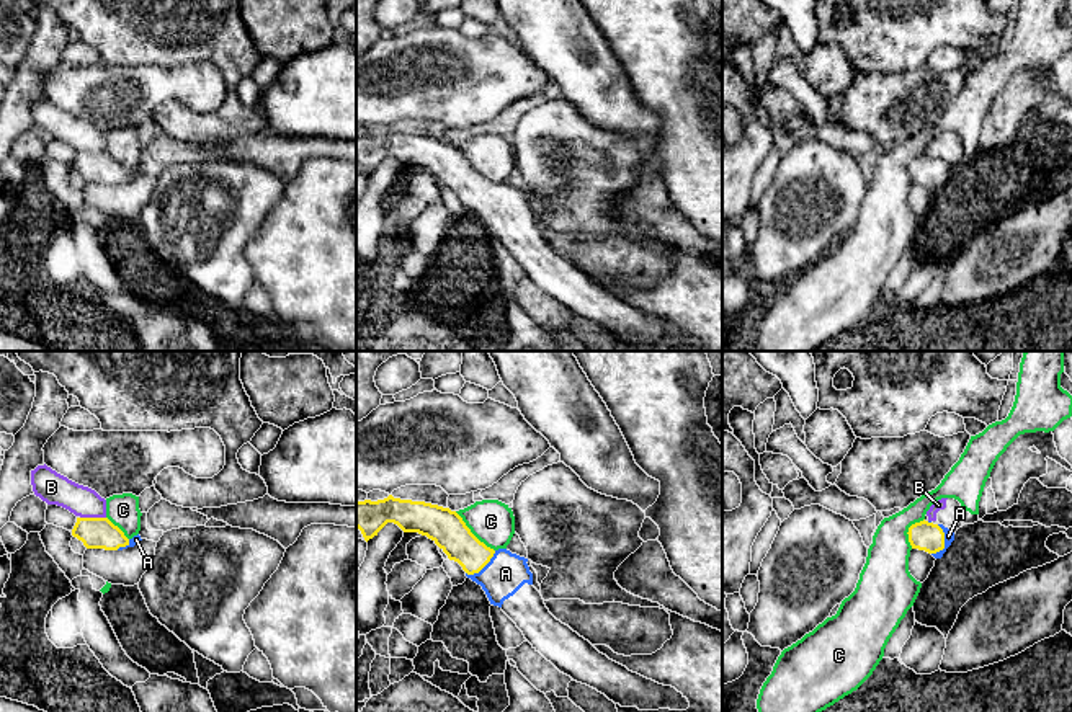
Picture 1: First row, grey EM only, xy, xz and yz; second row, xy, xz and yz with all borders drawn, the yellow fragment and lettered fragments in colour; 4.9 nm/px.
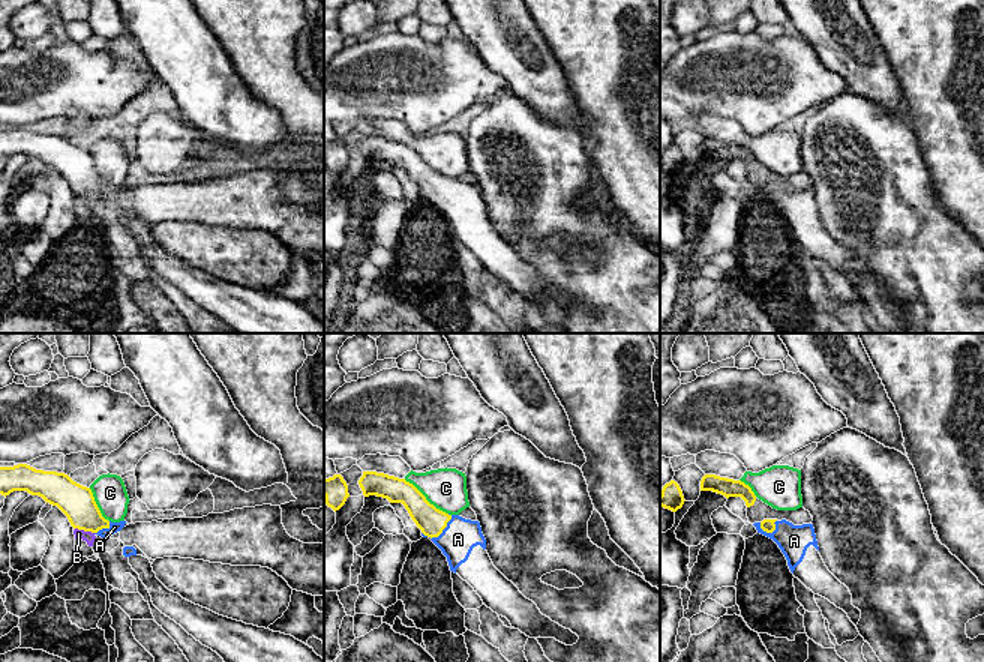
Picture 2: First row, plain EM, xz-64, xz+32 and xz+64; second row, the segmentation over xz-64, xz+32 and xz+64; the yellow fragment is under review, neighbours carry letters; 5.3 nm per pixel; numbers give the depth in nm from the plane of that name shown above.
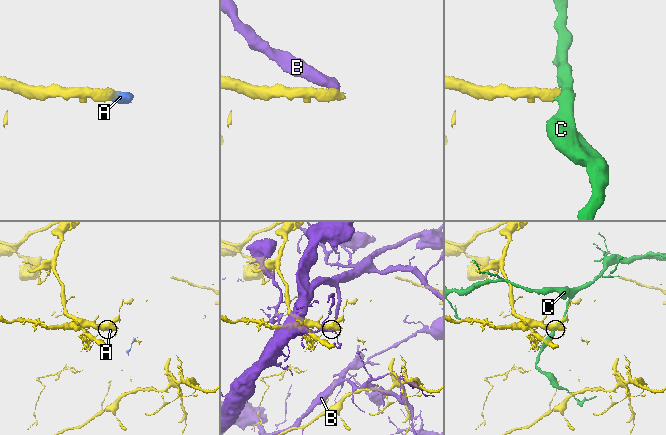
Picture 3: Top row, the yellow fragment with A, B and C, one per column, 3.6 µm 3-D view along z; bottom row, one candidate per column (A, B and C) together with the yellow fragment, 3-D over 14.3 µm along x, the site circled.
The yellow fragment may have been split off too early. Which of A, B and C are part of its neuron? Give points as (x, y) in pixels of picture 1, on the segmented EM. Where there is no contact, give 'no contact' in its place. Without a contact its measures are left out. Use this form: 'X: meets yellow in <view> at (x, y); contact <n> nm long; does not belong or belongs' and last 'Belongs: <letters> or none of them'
A: meets yellow in yz at (943, 542); contact 160 nm long; does not belong
B: meets yellow in xy at (93, 518); contact 130 nm long; does not belong
C: meets yellow in xz at (471, 533); contact 280 nm long; does not belong
Belongs: none of them

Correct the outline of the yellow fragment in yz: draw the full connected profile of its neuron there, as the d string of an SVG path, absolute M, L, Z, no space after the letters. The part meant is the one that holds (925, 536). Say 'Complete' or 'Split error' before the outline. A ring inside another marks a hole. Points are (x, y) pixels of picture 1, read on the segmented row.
Complete. M920 521L909 527L909 542L912 549L936 554L945 549L945 532L938 524Z

